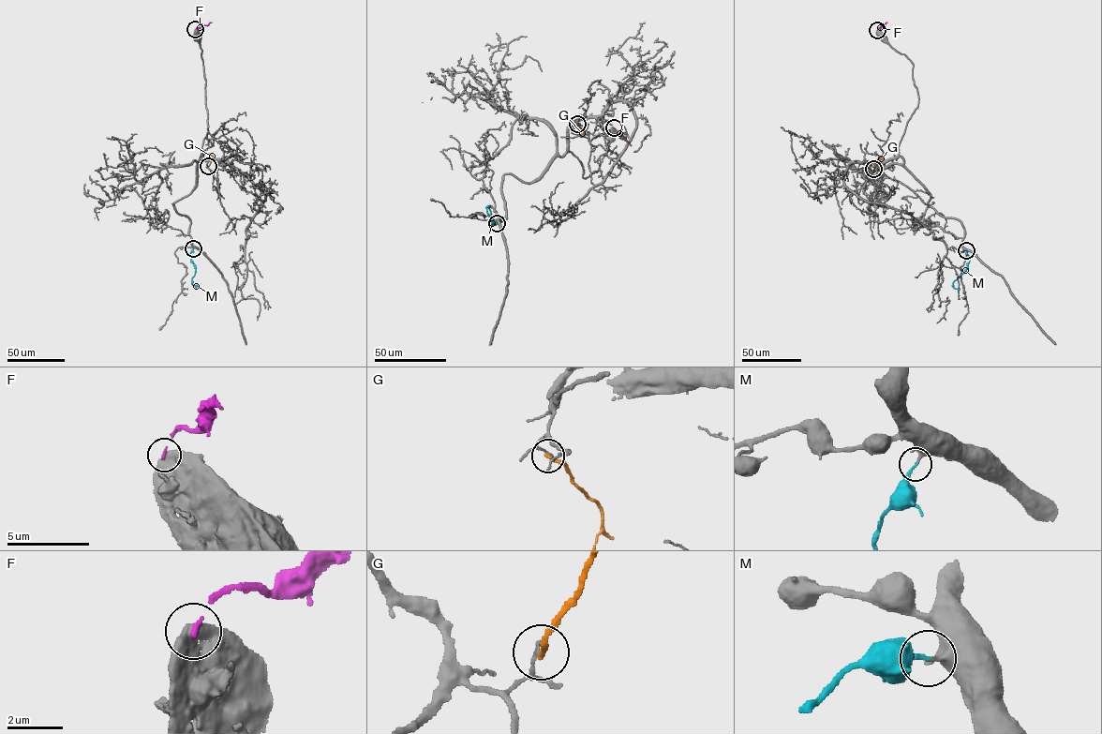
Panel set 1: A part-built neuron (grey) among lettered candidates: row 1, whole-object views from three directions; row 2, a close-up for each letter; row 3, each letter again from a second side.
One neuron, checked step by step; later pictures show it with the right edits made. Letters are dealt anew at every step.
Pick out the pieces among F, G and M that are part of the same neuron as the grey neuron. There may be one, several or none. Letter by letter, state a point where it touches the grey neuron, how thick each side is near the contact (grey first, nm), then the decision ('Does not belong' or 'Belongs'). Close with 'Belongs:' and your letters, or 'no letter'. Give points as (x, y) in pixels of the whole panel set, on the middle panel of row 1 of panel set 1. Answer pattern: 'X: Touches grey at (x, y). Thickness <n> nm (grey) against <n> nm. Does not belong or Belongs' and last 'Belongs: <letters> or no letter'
F: Touches grey at (614, 127). Thickness 650 nm (grey) against 150 nm. Does not belong
G: Touches grey at (577, 124). Thickness 90 nm (grey) against 190 nm. Does not belong
M: Touches grey at (497, 223). Thickness 200 nm (grey) against 180 nm. Belongs
Belongs: M

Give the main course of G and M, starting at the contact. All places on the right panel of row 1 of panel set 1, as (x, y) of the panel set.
G: (873, 169), (882, 156)
M: (966, 250), (970, 259), (967, 267), (953, 283), (955, 289), (960, 289)

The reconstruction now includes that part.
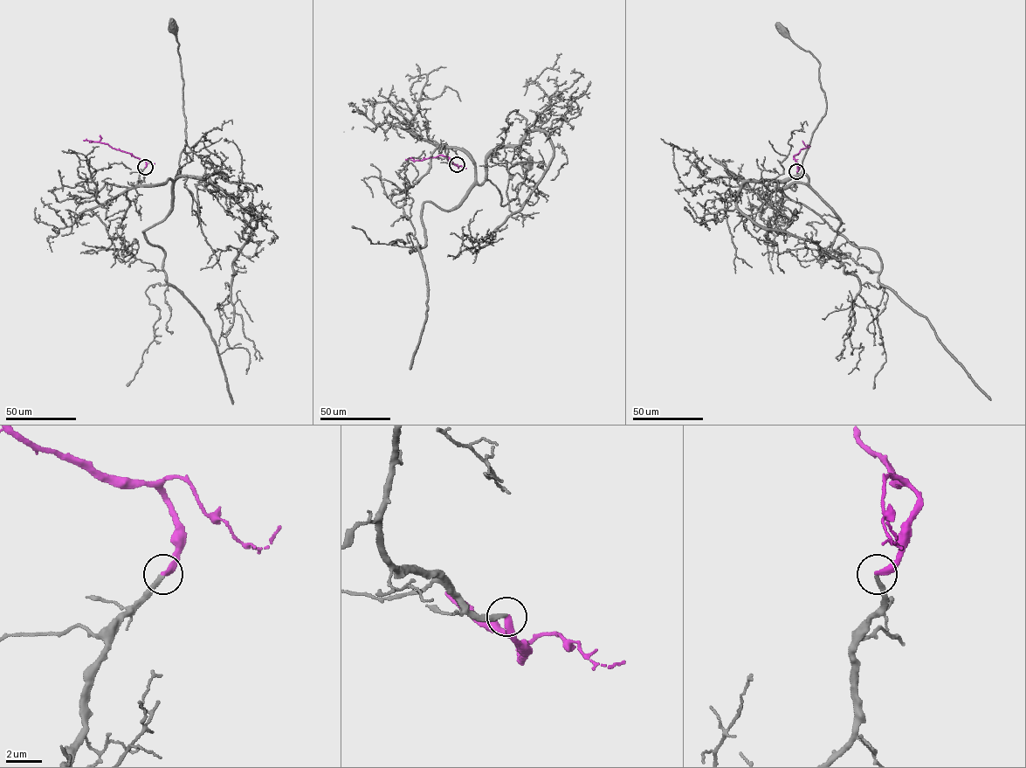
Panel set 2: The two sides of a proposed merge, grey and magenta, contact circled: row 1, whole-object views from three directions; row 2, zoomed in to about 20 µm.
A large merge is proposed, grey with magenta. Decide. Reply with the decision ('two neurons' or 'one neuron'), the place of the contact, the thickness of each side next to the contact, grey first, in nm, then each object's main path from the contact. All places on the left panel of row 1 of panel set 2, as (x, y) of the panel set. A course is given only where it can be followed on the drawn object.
one neuron; at (145, 167); 280 nm thick on the grey side, 360 nm on the other; grey runs (145, 167), (138, 185), (158, 185), (175, 180), (186, 144), (182, 79), (172, 26); magenta runs (145, 167), (146, 161), (128, 153), (113, 148), (107, 143), (83, 140)

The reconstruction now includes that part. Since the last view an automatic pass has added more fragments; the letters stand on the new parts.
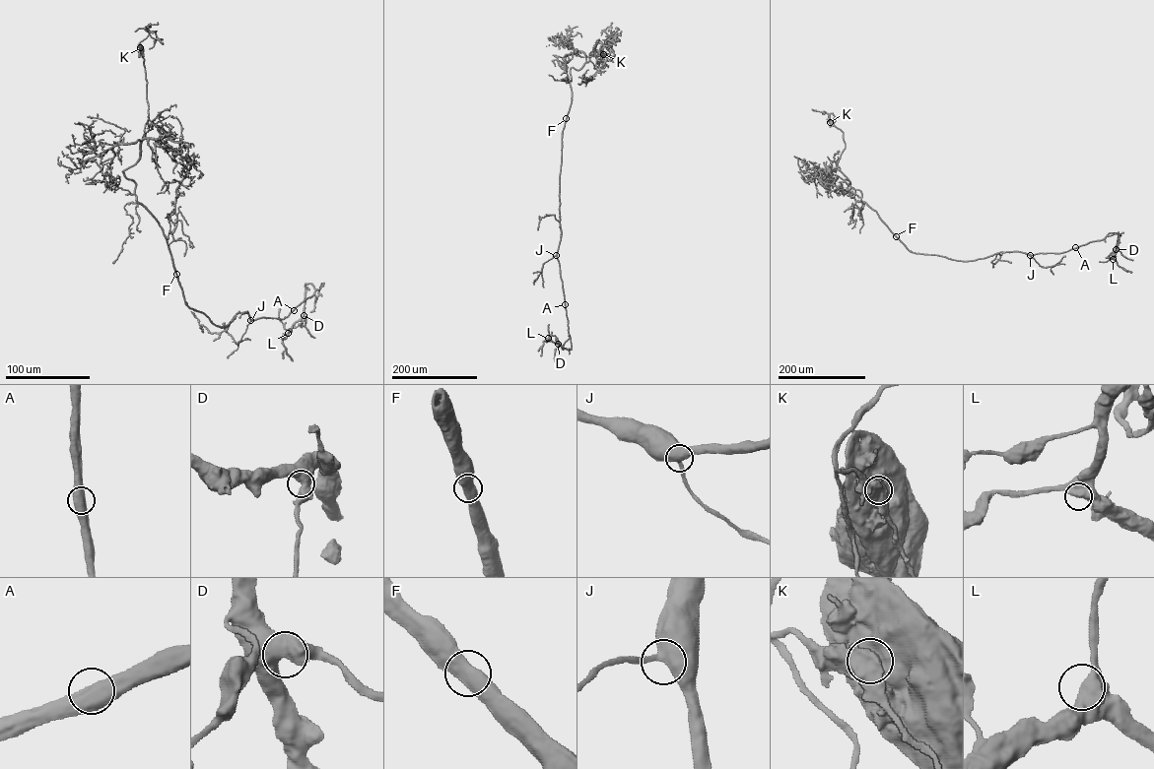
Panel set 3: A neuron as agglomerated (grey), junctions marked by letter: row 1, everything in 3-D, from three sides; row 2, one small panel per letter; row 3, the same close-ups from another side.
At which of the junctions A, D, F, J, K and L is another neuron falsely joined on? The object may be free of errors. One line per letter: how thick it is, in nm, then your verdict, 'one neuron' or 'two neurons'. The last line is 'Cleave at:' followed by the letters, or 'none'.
A: 750 nm | one neuron
D: 750 nm | one neuron
F: 600 nm | one neuron
J: 700 nm | one neuron
K: 700 nm | two neurons
L: 700 nm | one neuron
Cleave at: K

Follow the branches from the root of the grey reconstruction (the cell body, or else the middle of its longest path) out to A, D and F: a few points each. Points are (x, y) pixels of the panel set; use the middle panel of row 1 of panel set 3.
A: (602, 56), (594, 69), (589, 60), (570, 72), (557, 255), (565, 304)
D: (602, 56), (594, 69), (589, 60), (570, 72), (557, 255), (570, 337), (562, 346), (558, 344)
F: (602, 56), (594, 69), (589, 60), (578, 69), (571, 68), (572, 98), (566, 118)

